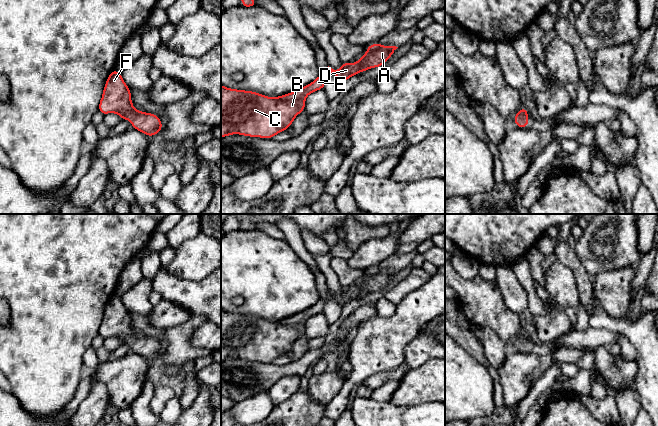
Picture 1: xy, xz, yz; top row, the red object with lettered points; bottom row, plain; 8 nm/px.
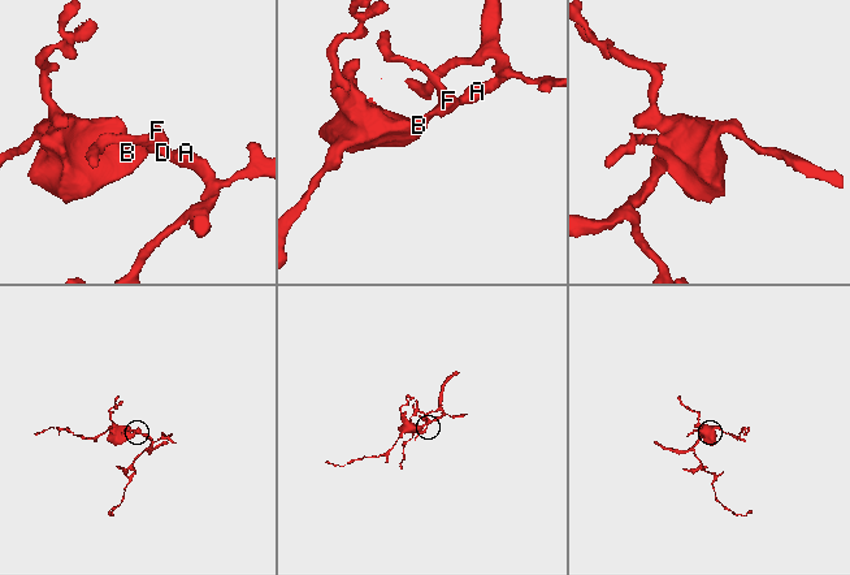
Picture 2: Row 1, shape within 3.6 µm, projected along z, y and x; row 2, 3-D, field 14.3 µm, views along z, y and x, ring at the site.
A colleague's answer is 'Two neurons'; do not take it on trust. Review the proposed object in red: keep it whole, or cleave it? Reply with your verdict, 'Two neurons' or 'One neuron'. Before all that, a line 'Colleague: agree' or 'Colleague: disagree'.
Colleague: disagree
One neuron

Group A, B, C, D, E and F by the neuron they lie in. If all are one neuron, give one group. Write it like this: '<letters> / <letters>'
A B C D E F

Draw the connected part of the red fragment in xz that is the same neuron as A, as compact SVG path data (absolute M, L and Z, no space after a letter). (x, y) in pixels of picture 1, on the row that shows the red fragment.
M379 43L371 44L356 63L342 63L339 70L328 66L328 71L344 82L359 72L384 65L397 48L396 46L383 46Z

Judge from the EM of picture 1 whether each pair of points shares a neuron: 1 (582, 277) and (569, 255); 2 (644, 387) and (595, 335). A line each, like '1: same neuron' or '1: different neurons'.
1: same neuron
2: different neurons

